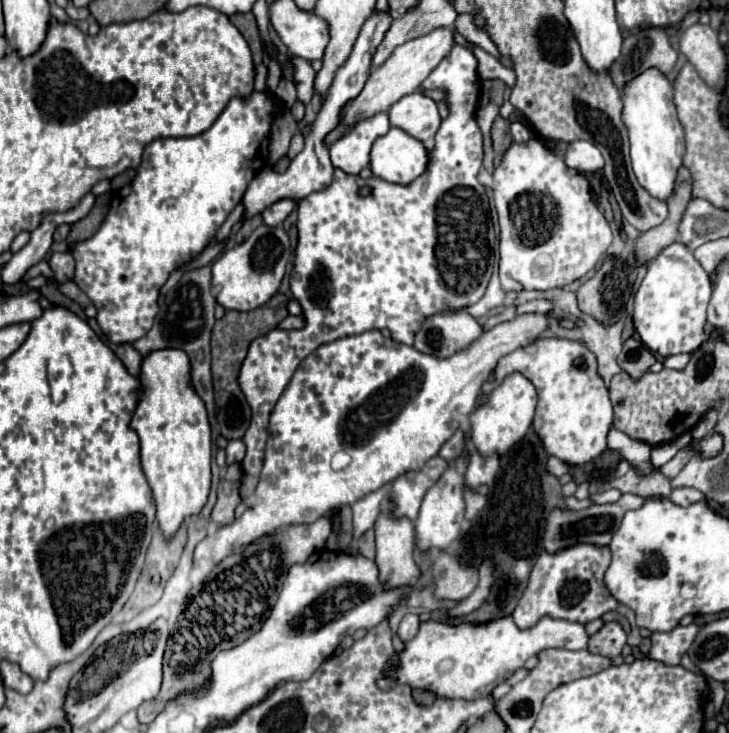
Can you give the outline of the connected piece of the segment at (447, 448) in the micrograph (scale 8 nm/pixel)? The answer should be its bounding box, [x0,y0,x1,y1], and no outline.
[439,431,465,461]

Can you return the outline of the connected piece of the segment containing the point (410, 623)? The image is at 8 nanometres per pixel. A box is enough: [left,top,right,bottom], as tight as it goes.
[397,613,419,641]

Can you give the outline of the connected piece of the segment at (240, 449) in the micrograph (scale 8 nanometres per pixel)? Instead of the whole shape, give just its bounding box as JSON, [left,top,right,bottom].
[225,441,245,465]

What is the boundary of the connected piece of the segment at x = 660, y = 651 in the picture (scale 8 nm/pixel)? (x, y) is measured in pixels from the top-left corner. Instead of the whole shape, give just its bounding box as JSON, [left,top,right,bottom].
[649,623,701,665]

